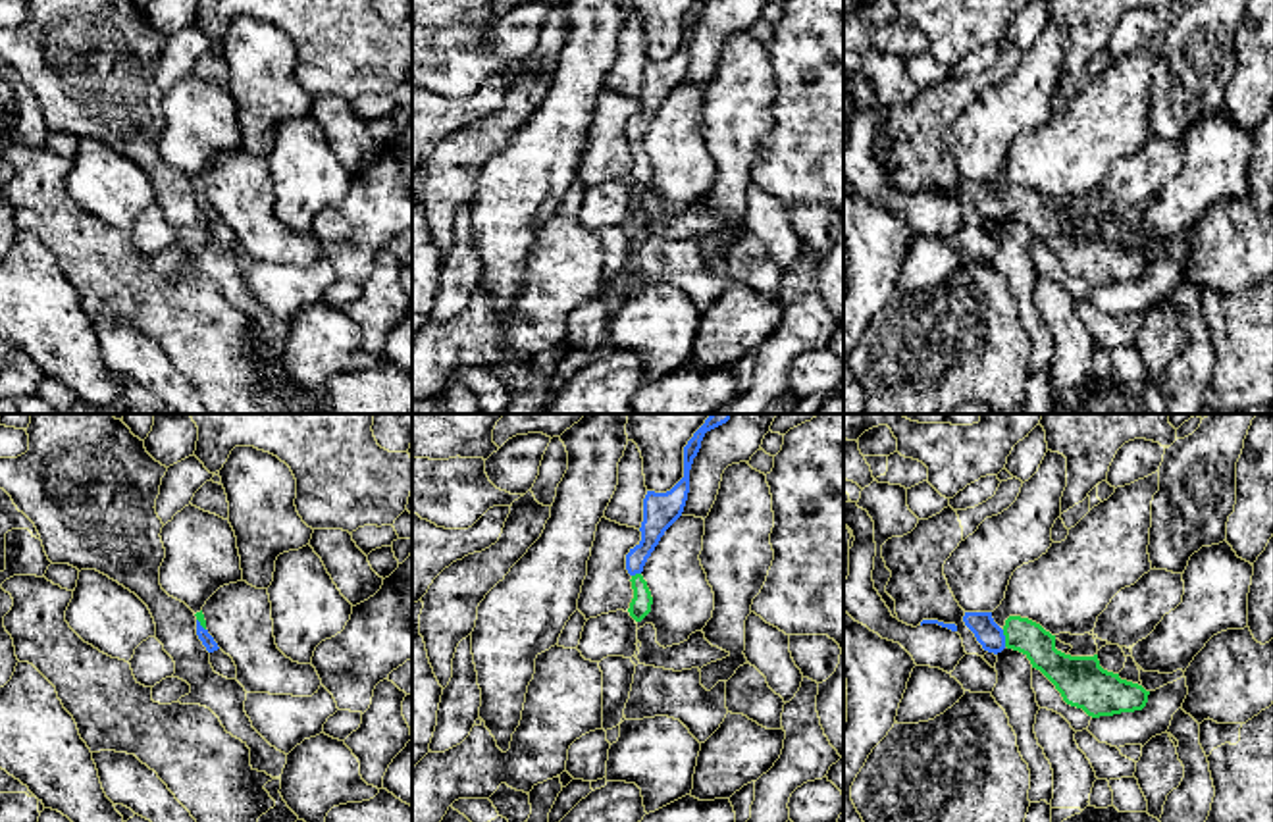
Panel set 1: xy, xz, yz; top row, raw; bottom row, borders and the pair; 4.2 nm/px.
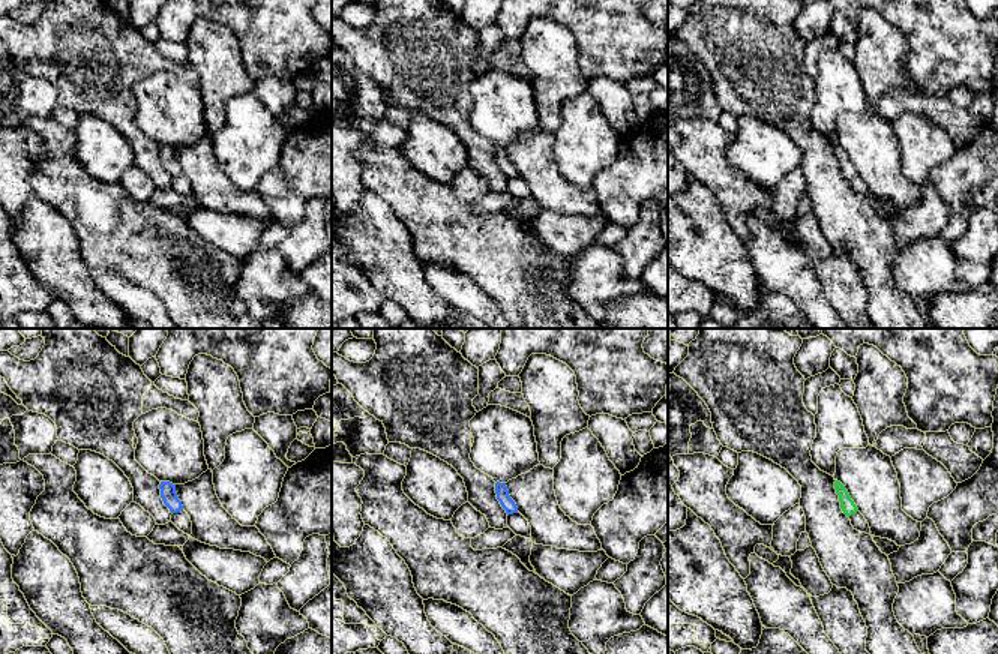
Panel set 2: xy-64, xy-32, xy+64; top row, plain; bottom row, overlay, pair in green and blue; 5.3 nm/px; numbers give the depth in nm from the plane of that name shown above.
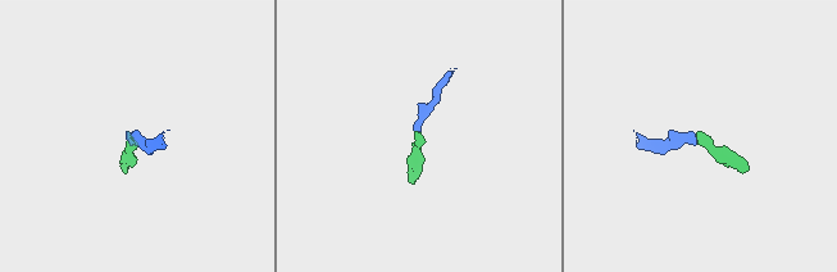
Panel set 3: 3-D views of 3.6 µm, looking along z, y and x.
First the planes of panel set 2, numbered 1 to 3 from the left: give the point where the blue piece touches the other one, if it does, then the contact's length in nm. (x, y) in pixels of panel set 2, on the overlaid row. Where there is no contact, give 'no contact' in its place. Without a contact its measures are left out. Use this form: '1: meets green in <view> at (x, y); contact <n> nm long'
1: no contact
2: no contact
3: no contact

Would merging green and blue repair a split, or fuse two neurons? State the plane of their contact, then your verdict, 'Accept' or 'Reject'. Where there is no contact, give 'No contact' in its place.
Touches green in yz. Accept

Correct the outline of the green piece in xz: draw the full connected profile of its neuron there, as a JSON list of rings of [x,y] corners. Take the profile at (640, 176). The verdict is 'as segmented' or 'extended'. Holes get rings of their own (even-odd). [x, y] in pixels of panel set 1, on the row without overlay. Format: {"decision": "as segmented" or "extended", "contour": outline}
{"decision": "extended", "contour": [[[695,0],[693,6],[684,15],[684,46],[666,62],[655,62],[647,60],[643,67],[643,90],[641,90],[641,110],[630,117],[626,123],[626,139],[632,144],[632,158],[634,167],[630,171],[630,185],[636,191],[641,191],[649,181],[653,173],[651,160],[647,156],[647,150],[643,148],[641,141],[659,114],[664,100],[682,85],[688,62],[689,62],[689,39],[693,33],[693,27],[697,25],[701,17],[701,10],[707,0]]]}

